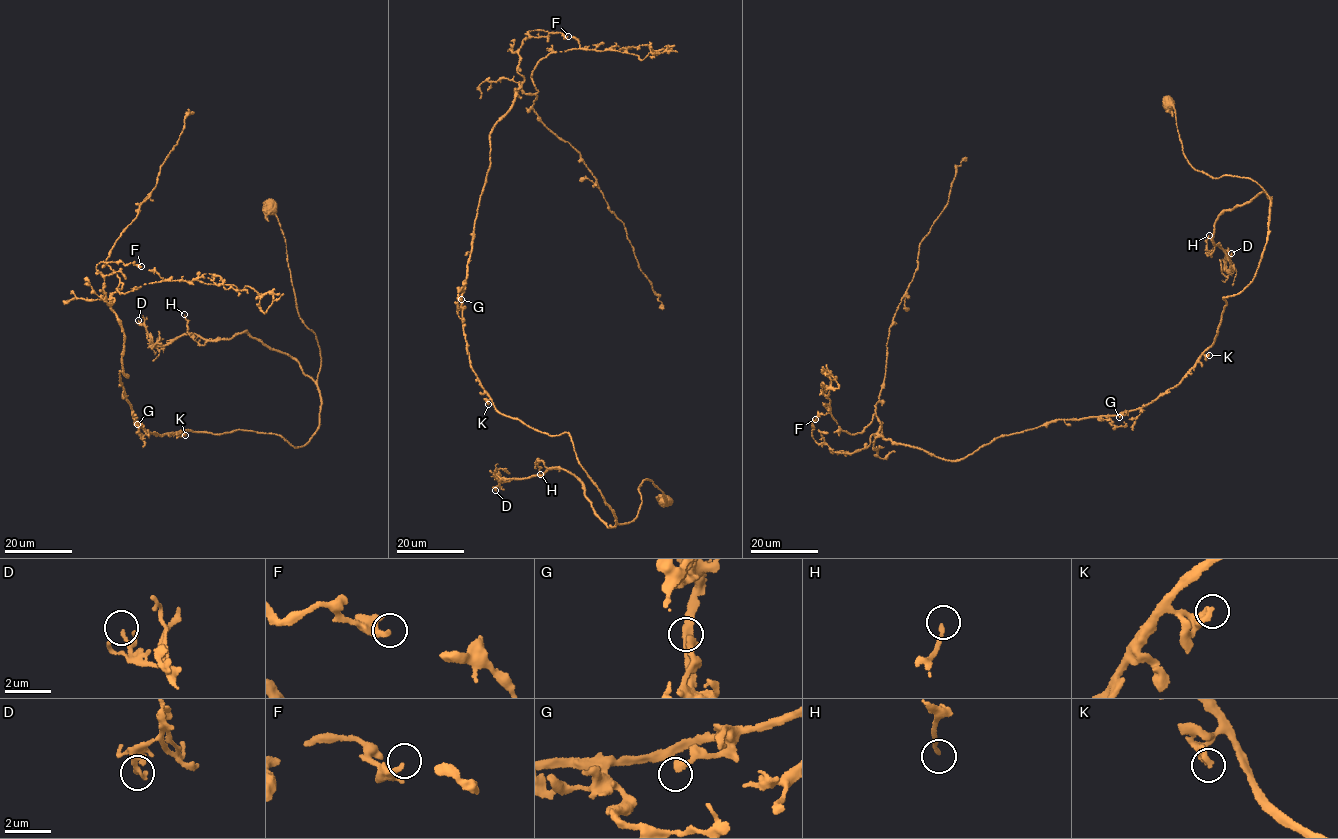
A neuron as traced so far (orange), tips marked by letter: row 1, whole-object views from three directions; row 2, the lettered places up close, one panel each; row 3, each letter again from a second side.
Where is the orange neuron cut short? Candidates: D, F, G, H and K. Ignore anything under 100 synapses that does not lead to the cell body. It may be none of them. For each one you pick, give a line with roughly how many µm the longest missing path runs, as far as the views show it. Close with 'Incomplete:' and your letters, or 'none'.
Incomplete: none

